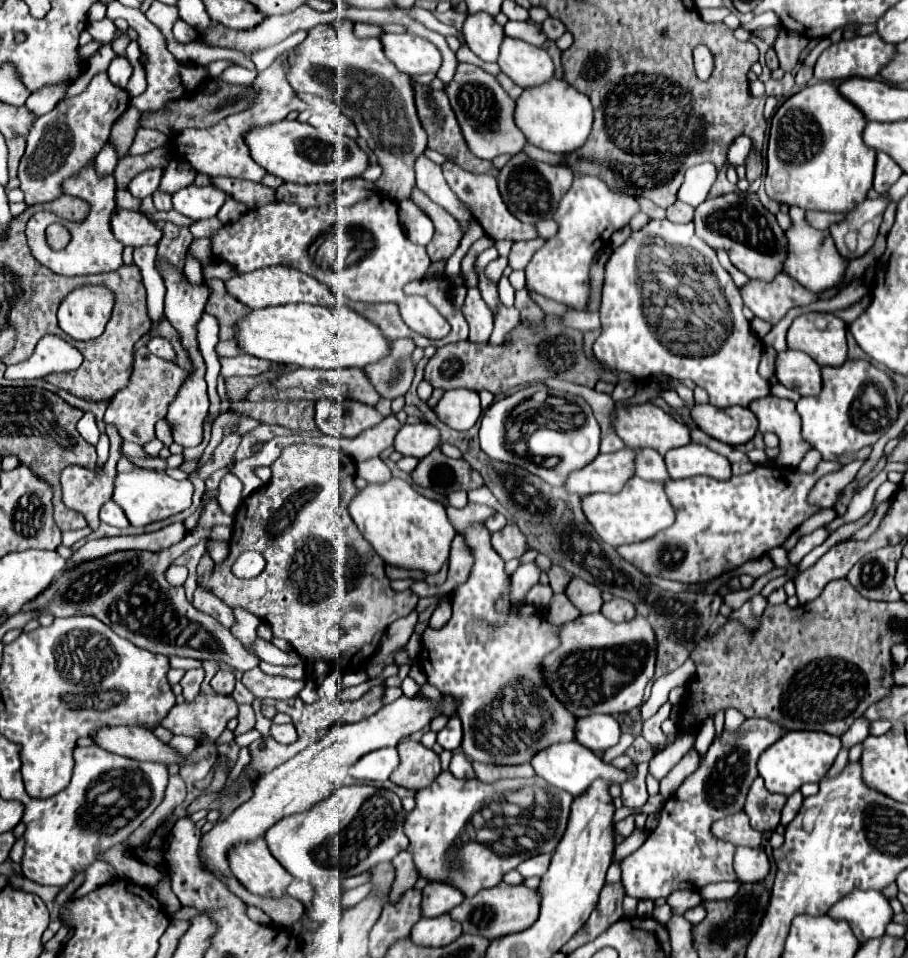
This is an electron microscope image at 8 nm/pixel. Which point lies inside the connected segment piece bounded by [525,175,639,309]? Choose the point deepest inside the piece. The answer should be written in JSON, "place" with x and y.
{"place":[590,213]}

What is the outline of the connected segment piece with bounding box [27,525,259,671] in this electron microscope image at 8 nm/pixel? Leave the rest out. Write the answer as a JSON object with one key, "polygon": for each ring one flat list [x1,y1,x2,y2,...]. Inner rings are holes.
{"polygon":[[197,525,187,533,183,541,179,541,177,545,165,551,159,553,121,551,83,563,77,569,61,573,53,581,53,585,27,607,41,609,43,613,51,613,55,617,93,615,105,625,109,625,119,637,129,639,133,645,147,649,151,653,193,657,199,661,213,659,227,663,229,667,239,671,253,669,259,665,259,659,253,653,249,653,229,629,217,625,213,617,207,617,205,613,197,613,197,609,187,601,183,587,171,587,171,599,169,599,169,583,165,579,167,567,199,541,207,541,207,539,229,541,229,537,231,537,231,527,217,525,205,529]]}

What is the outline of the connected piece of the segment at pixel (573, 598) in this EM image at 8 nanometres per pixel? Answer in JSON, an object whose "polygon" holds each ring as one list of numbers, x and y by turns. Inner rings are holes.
{"polygon":[[575,577,565,587,565,595,581,611,581,615,597,613,601,609,601,605,603,605,601,591,597,587,593,587,593,585,585,585,581,579,575,579]]}

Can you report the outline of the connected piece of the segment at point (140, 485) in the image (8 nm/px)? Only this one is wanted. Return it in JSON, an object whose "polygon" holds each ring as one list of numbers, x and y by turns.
{"polygon":[[133,469,129,473,117,473,113,487,113,501,125,511,133,527,145,527,147,523,167,519,175,513,185,511,191,505,193,485,191,481,175,481,165,471]]}

